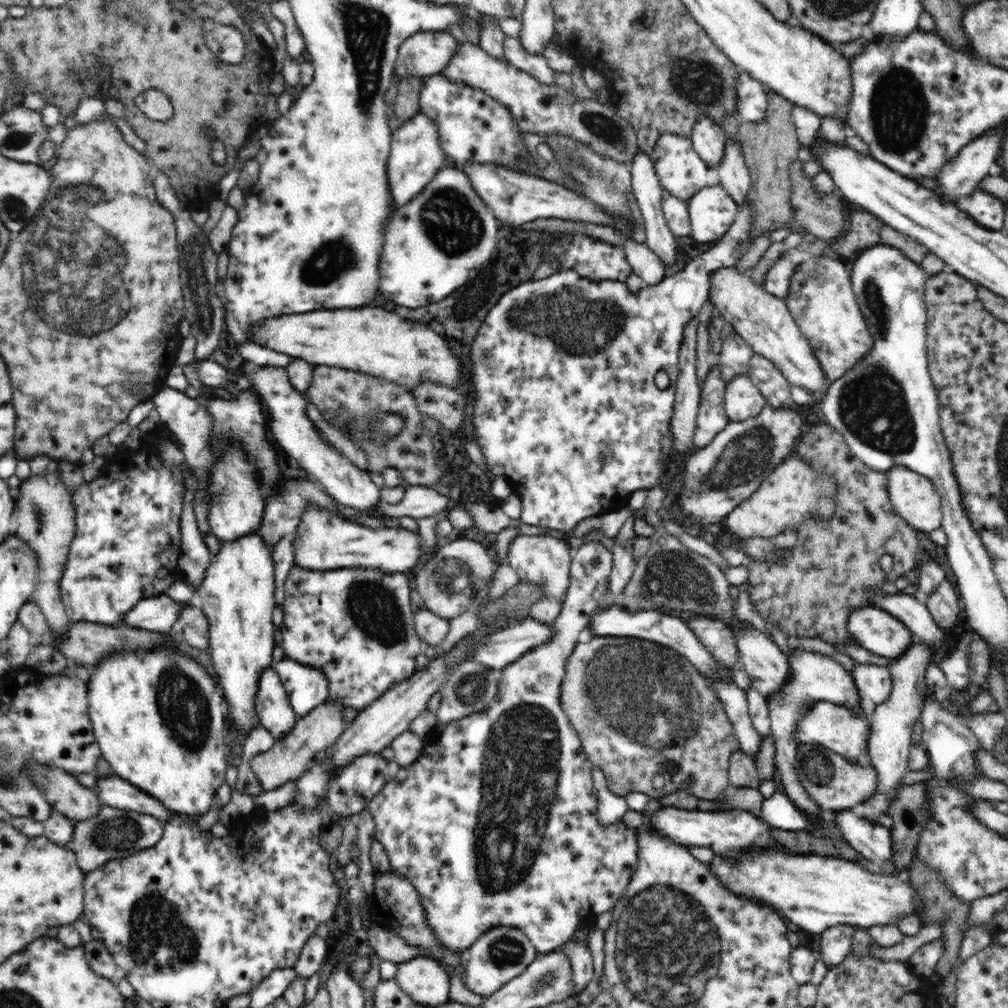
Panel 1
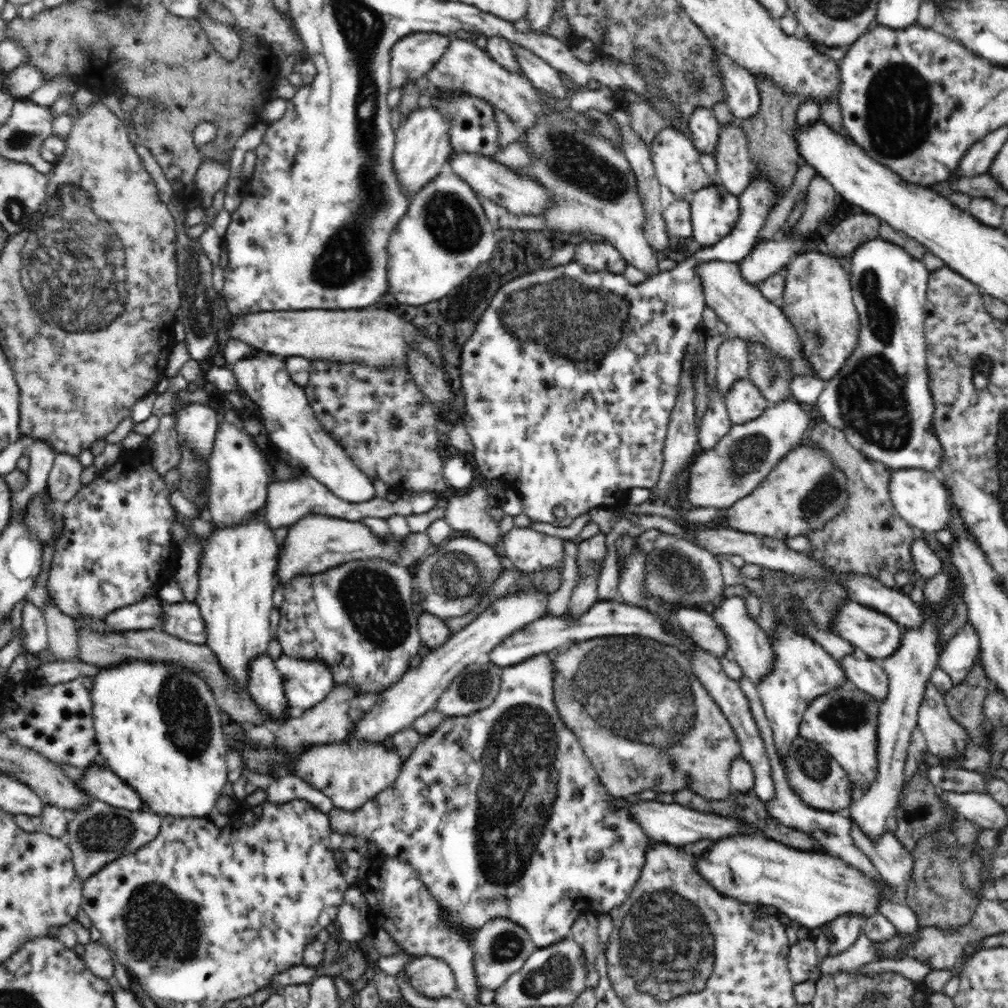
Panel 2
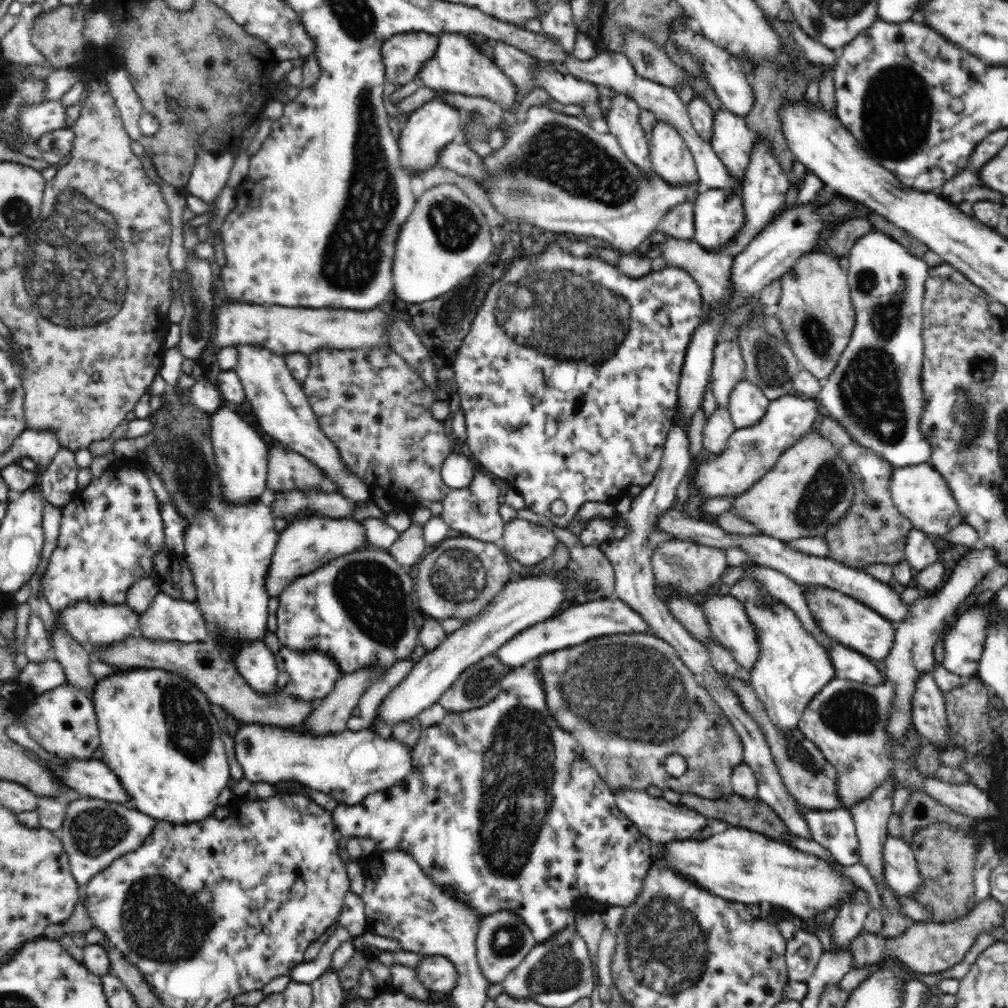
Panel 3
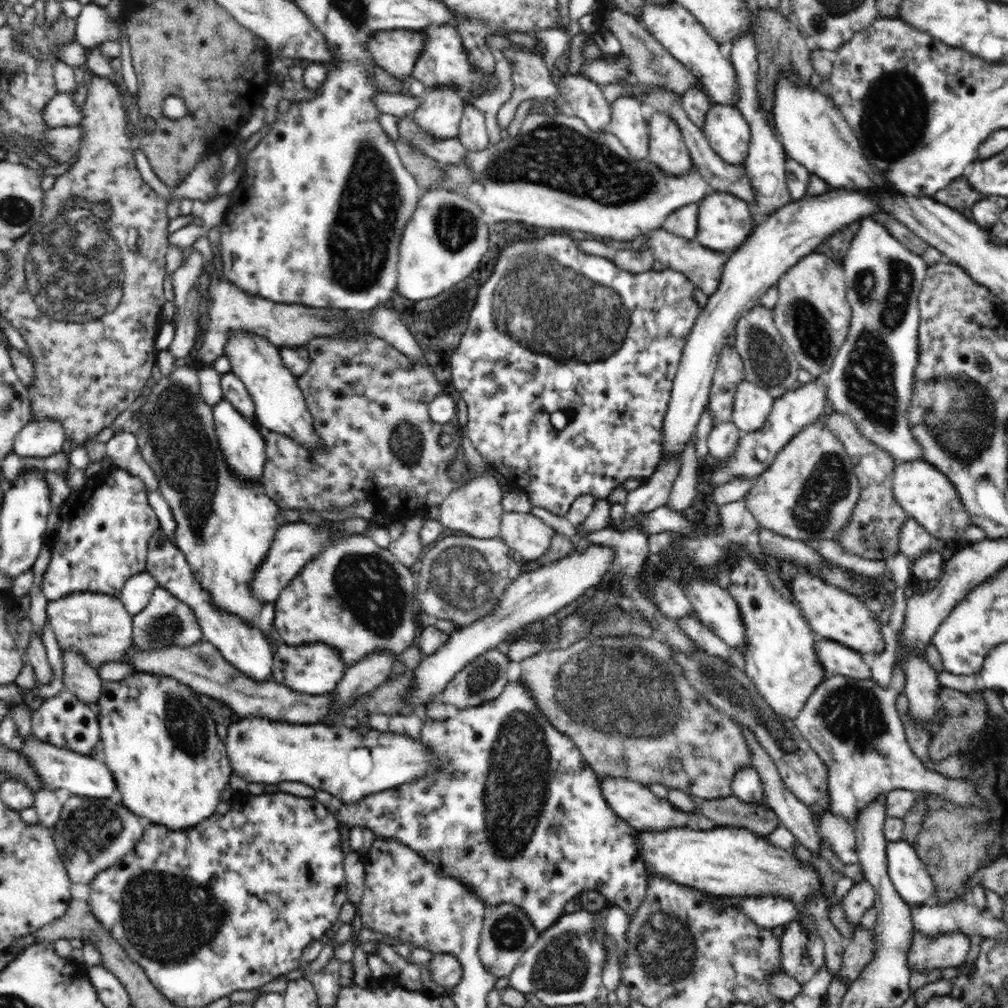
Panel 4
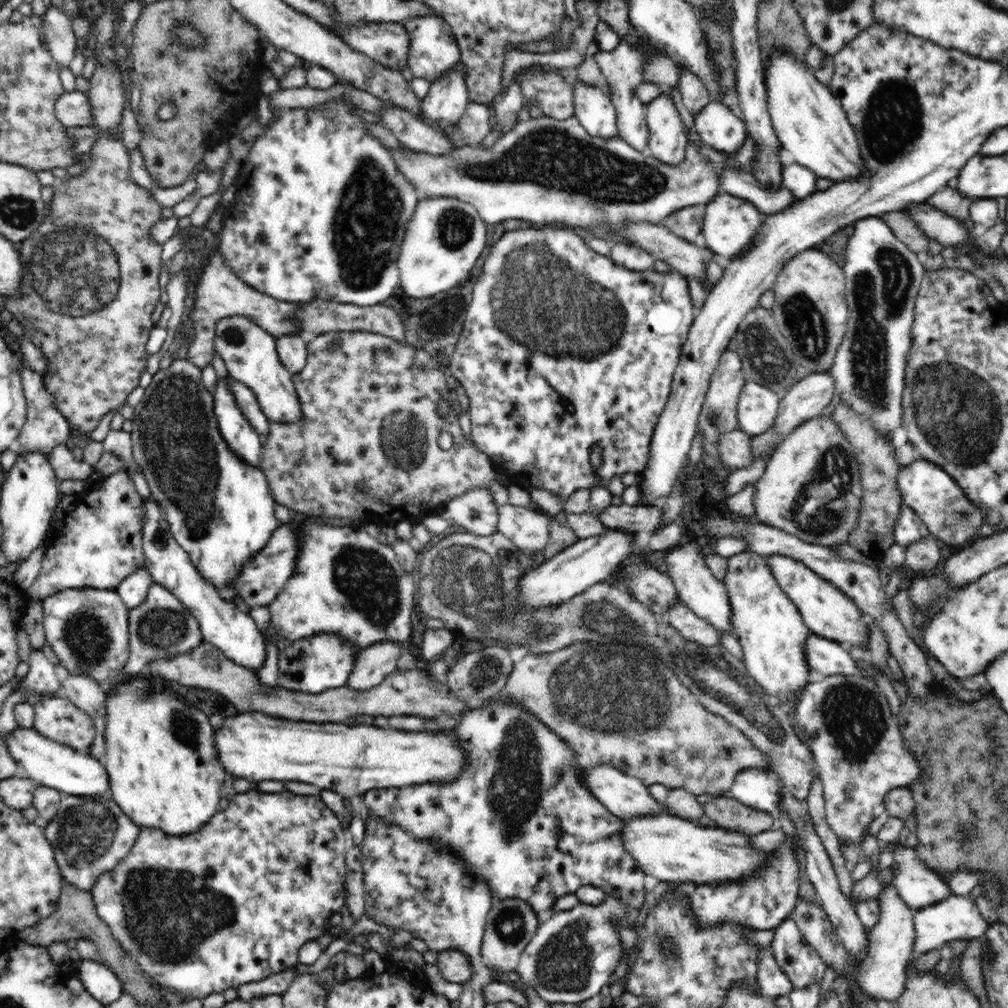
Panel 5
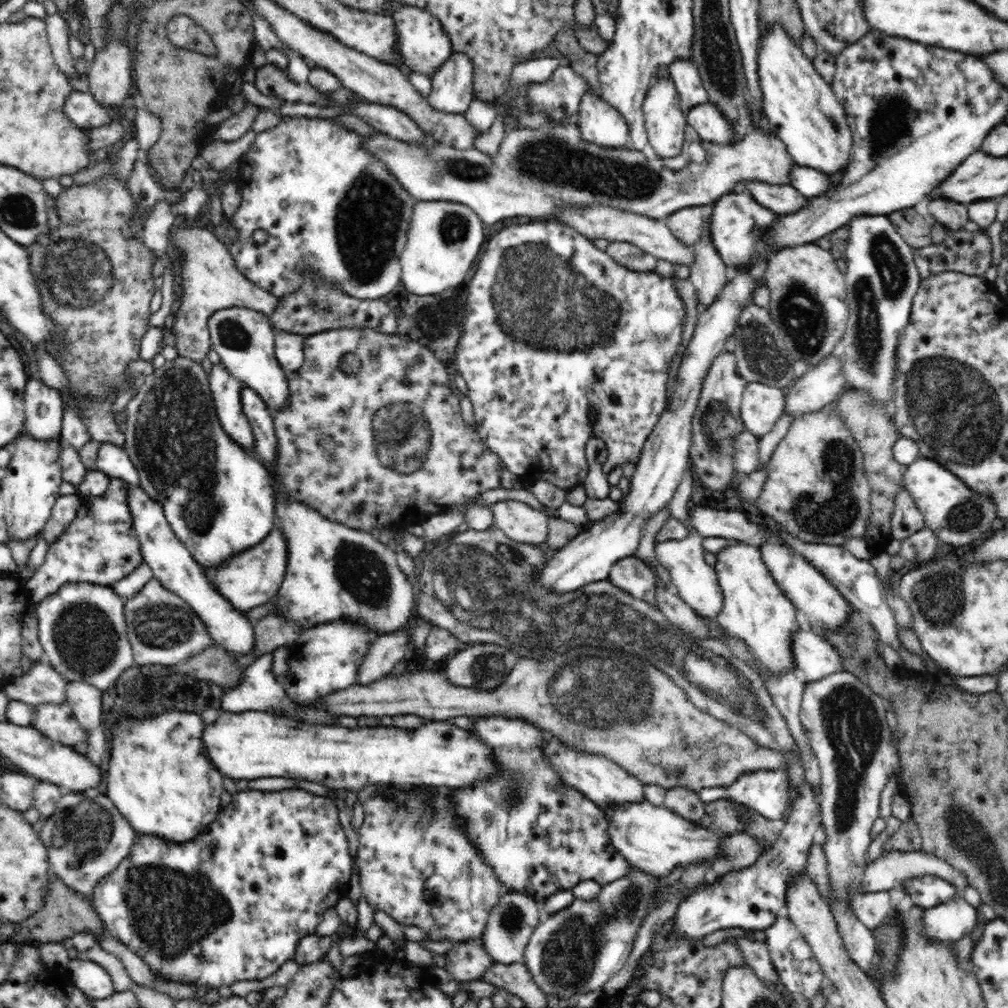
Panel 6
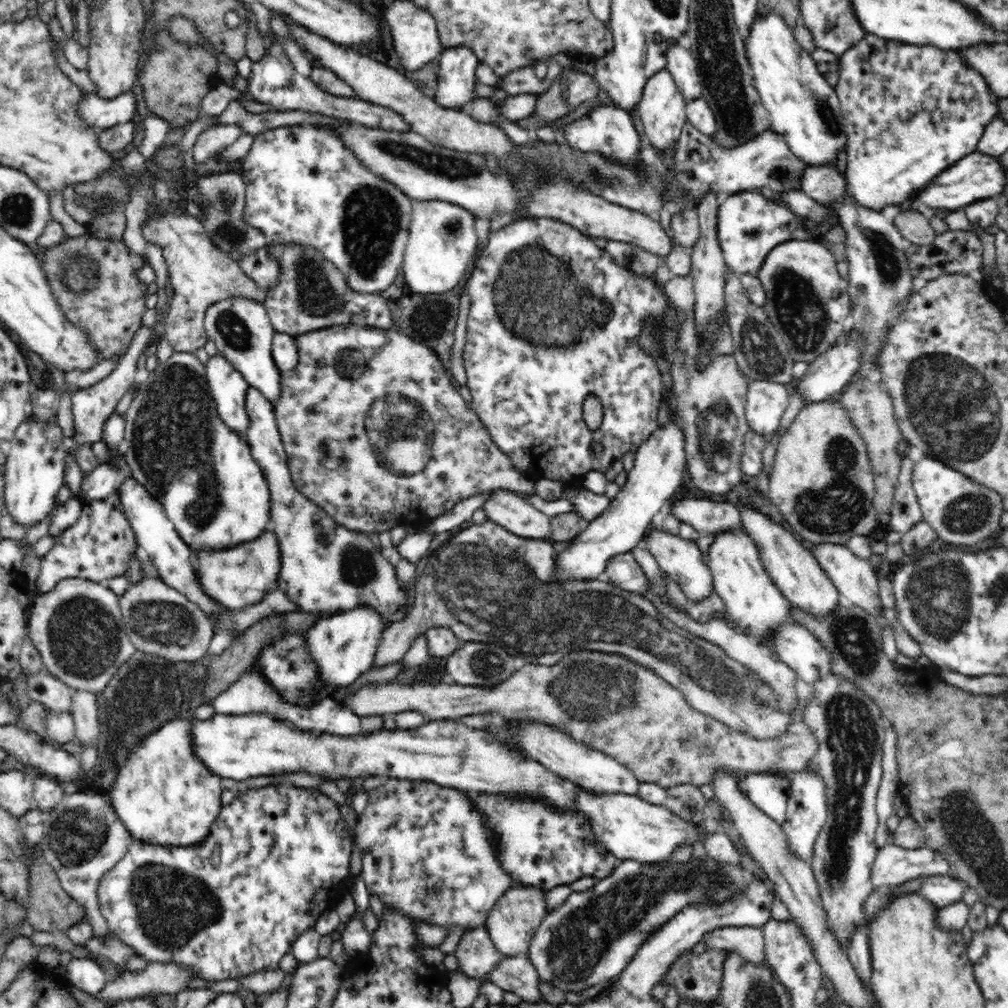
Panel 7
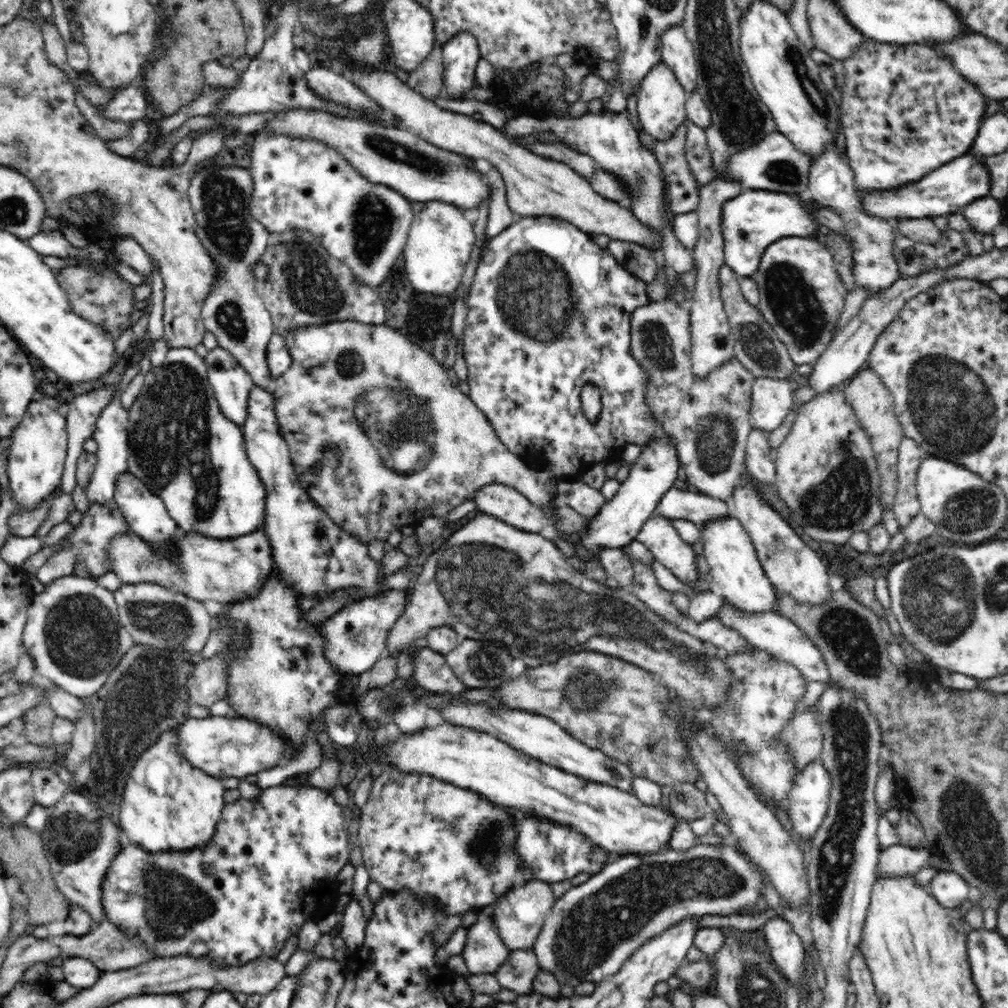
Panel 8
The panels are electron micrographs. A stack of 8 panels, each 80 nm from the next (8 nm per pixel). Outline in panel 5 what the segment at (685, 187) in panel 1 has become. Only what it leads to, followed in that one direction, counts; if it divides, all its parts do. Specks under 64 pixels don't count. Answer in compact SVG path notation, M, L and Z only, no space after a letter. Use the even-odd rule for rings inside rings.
M662 93L646 105L651 156L664 164L680 164L686 158L688 137L673 100Z

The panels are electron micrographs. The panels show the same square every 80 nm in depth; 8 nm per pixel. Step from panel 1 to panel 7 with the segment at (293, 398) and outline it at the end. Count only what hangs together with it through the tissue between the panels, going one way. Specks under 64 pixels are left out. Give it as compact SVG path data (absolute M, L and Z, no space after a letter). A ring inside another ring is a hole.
M224 298L208 306L204 324L217 352L240 372L250 387L259 390L273 405L276 404L282 394L282 383L280 370L272 357L272 340L276 332L265 305L249 298Z

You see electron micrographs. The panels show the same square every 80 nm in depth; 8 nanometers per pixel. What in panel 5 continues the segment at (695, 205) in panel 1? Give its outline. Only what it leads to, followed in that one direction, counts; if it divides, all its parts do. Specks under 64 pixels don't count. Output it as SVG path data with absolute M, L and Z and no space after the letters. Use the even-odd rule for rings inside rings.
M718 193L707 205L703 214L701 230L706 238L707 247L716 255L726 260L740 256L752 242L761 227L762 218L759 210L745 198L738 198L728 193Z

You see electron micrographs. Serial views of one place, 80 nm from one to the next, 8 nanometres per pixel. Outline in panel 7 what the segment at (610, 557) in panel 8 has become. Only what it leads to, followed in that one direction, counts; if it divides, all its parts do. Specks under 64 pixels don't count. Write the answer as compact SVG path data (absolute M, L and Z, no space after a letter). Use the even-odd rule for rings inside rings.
M631 552L612 556L606 564L603 578L614 587L642 597L649 590L649 581Z

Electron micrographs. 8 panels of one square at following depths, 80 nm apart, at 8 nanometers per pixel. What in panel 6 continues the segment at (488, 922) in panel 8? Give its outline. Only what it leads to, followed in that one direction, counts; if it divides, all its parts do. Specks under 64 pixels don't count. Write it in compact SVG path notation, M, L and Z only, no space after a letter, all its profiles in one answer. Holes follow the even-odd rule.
M483 936L474 941L455 944L446 956L446 971L454 981L478 981L494 961L484 949Z

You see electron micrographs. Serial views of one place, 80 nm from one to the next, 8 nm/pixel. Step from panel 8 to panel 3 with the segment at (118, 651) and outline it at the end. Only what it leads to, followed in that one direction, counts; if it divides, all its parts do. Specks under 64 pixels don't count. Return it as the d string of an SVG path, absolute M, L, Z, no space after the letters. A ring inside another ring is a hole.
M85 601L68 606L64 610L55 611L58 623L68 631L68 635L74 637L82 646L89 646L99 649L108 645L118 644L121 640L127 639L130 635L137 633L140 624L140 613L132 610L128 605L108 605L97 603L92 605Z

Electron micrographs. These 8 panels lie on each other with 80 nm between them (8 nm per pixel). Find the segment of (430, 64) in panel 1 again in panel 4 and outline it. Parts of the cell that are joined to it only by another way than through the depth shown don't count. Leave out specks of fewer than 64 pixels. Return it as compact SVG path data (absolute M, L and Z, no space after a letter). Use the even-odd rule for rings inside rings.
M398 29L377 33L369 41L367 50L390 76L406 82L418 56L425 50L425 36L420 31Z

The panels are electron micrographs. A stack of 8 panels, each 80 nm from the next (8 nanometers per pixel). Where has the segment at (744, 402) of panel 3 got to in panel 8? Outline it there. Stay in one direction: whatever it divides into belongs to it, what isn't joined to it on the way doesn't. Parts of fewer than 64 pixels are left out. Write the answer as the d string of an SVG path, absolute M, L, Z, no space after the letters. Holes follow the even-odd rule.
M758 378L751 388L749 416L754 429L772 432L792 407L792 387L787 378Z

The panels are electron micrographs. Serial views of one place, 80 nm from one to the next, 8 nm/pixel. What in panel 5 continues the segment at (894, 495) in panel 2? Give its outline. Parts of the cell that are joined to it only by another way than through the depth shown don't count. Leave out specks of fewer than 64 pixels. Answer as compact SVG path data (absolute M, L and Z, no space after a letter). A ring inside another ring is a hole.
M918 457L916 462L901 466L897 482L902 503L920 517L935 540L962 545L973 536L978 536L978 529L986 524L986 517L980 508L968 501L966 493L956 485L956 481L948 475L948 472L944 472L932 462Z

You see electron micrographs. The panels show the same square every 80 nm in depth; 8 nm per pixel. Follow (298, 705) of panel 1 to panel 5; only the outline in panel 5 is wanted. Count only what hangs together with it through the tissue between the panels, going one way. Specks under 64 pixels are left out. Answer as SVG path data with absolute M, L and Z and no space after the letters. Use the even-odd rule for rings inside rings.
M322 632L308 638L291 641L278 653L278 686L290 691L320 694L325 690L345 686L360 648L333 632Z

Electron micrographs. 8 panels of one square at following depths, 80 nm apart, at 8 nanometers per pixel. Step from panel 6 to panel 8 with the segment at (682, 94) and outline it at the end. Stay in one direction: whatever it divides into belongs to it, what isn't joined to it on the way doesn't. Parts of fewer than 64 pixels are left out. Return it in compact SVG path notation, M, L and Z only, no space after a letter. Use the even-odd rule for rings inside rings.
M674 24L664 35L660 36L662 60L668 68L672 69L676 80L682 85L682 88L688 93L697 90L698 68L695 57L695 50L686 37L683 25Z

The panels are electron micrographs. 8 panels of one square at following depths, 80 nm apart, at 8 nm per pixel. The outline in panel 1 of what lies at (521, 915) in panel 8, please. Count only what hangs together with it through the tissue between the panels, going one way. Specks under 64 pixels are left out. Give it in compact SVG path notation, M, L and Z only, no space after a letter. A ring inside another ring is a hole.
M496 927L483 933L467 950L464 961L465 988L482 997L490 997L511 979L517 978L538 956L538 951L526 934L518 929Z

